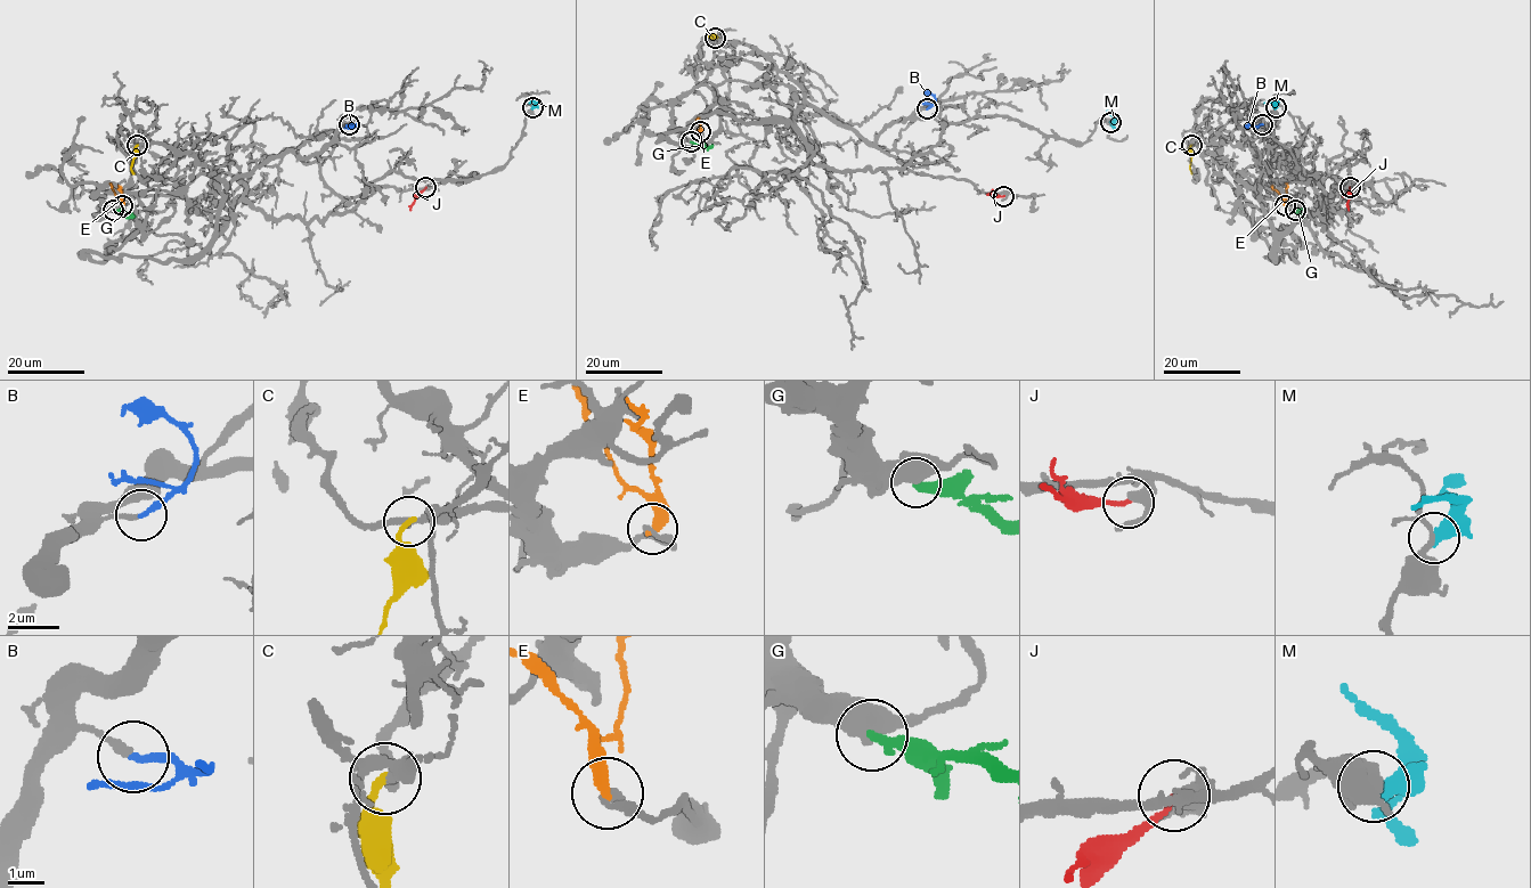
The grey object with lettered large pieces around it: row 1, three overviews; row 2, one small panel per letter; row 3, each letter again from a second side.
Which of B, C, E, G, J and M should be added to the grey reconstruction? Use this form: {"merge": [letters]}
{"merge": ["B"]}

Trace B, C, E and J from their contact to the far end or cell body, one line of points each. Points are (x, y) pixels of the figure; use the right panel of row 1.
B: (1262, 124), (1245, 128)
C: (1190, 145), (1191, 174)
E: (1285, 205), (1286, 182)
J: (1350, 187), (1349, 210)

